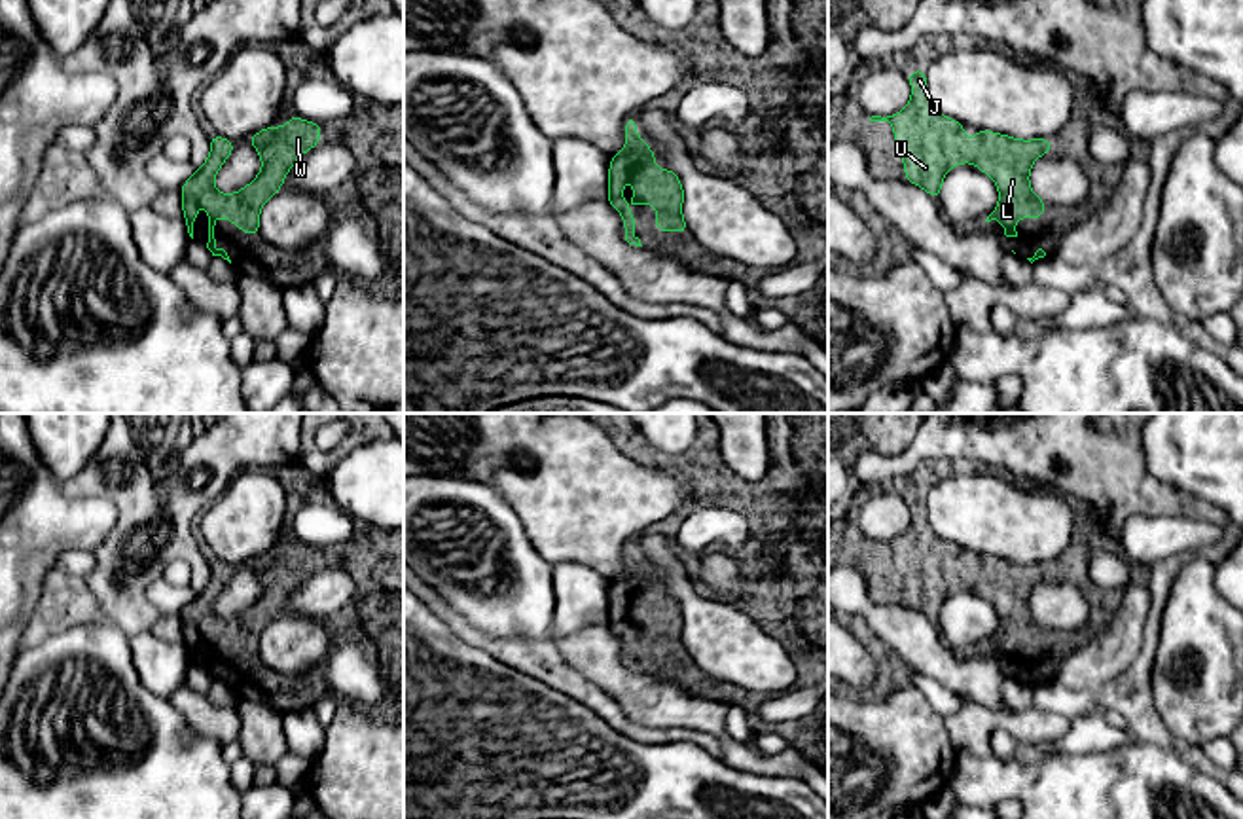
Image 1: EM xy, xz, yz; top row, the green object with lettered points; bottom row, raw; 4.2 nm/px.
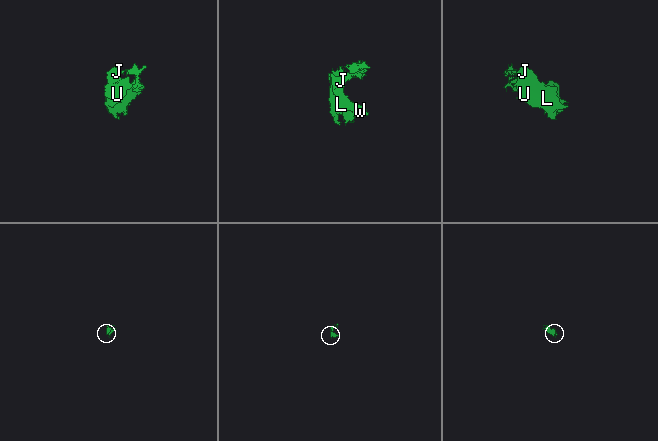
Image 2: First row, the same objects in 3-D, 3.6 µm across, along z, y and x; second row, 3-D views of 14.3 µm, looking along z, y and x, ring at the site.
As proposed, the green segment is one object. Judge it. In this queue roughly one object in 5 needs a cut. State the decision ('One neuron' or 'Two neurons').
One neuron

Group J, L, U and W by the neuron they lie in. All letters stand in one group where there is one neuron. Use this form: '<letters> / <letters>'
J L U W

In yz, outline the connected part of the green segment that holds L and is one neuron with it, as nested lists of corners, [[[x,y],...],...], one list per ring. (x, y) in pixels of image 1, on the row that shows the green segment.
[[[919,70],[906,76],[911,83],[911,99],[908,106],[892,116],[872,116],[870,121],[889,121],[894,129],[894,144],[900,150],[906,167],[904,180],[923,188],[934,201],[940,199],[946,173],[961,163],[974,163],[983,174],[991,176],[999,188],[999,205],[985,222],[999,220],[1006,237],[1018,237],[1016,222],[1033,216],[1042,222],[1042,212],[1050,203],[1035,195],[1029,184],[1033,161],[1054,150],[1052,138],[1019,140],[1008,135],[978,129],[970,144],[964,135],[964,125],[940,114],[927,93],[927,72]]]

